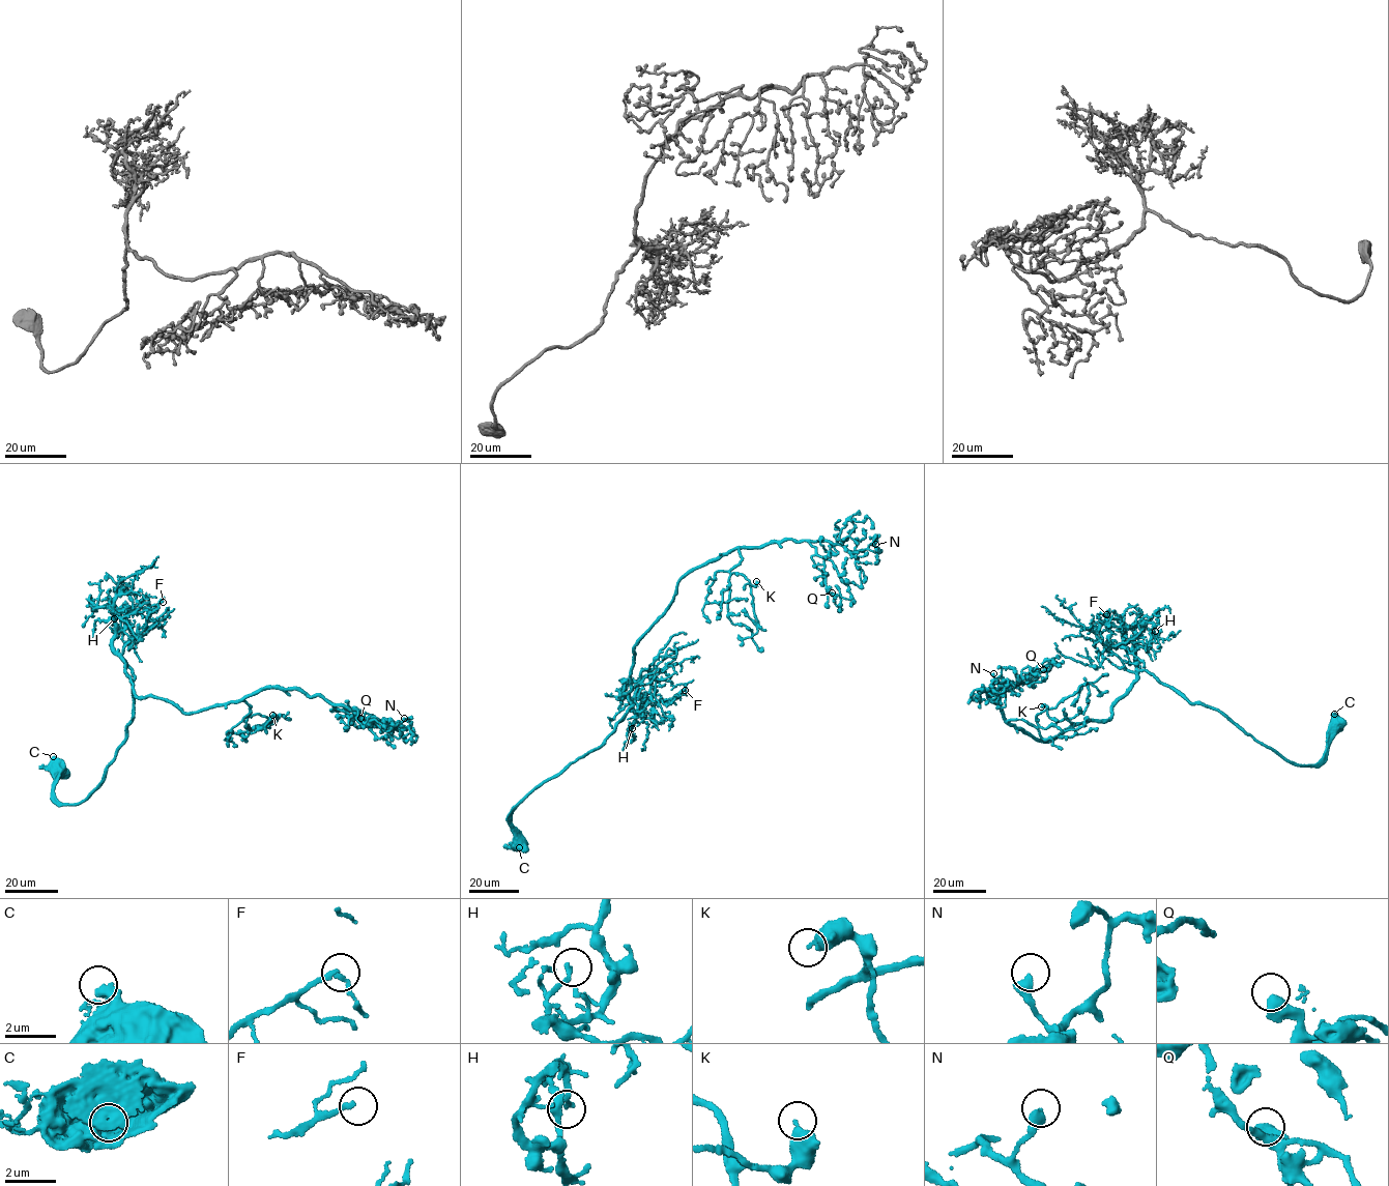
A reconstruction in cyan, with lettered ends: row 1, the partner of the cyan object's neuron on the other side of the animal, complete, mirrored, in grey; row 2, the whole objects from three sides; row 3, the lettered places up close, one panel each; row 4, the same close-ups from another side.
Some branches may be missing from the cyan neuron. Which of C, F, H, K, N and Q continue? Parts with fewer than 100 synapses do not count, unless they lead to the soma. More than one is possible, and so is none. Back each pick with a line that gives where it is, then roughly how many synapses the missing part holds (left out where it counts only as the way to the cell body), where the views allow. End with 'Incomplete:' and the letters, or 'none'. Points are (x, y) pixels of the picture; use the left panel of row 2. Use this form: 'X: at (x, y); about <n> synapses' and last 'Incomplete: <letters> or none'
Incomplete: none

